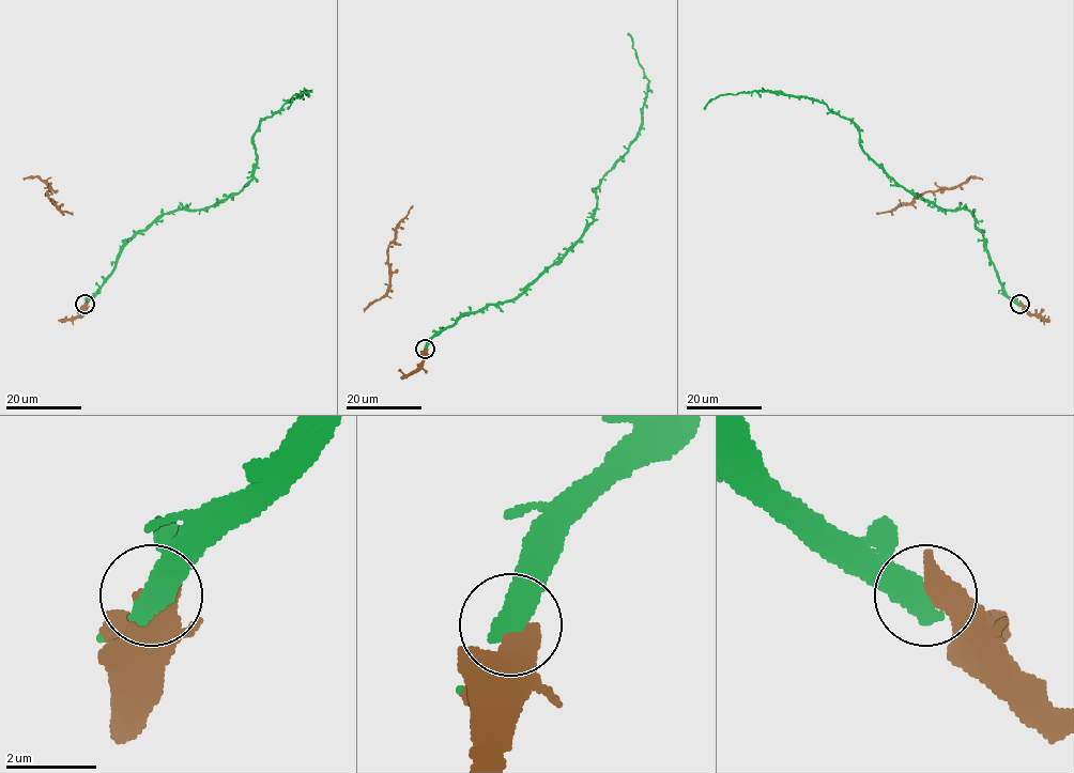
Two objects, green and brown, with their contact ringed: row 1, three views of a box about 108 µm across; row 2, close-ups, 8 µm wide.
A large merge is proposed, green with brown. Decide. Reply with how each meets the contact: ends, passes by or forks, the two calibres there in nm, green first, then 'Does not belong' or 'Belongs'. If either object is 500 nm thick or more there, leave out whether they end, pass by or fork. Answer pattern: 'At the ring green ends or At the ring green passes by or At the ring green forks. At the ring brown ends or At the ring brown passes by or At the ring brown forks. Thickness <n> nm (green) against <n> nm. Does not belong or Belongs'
Thickness 650 nm (green) against 700 nm. Belongs

